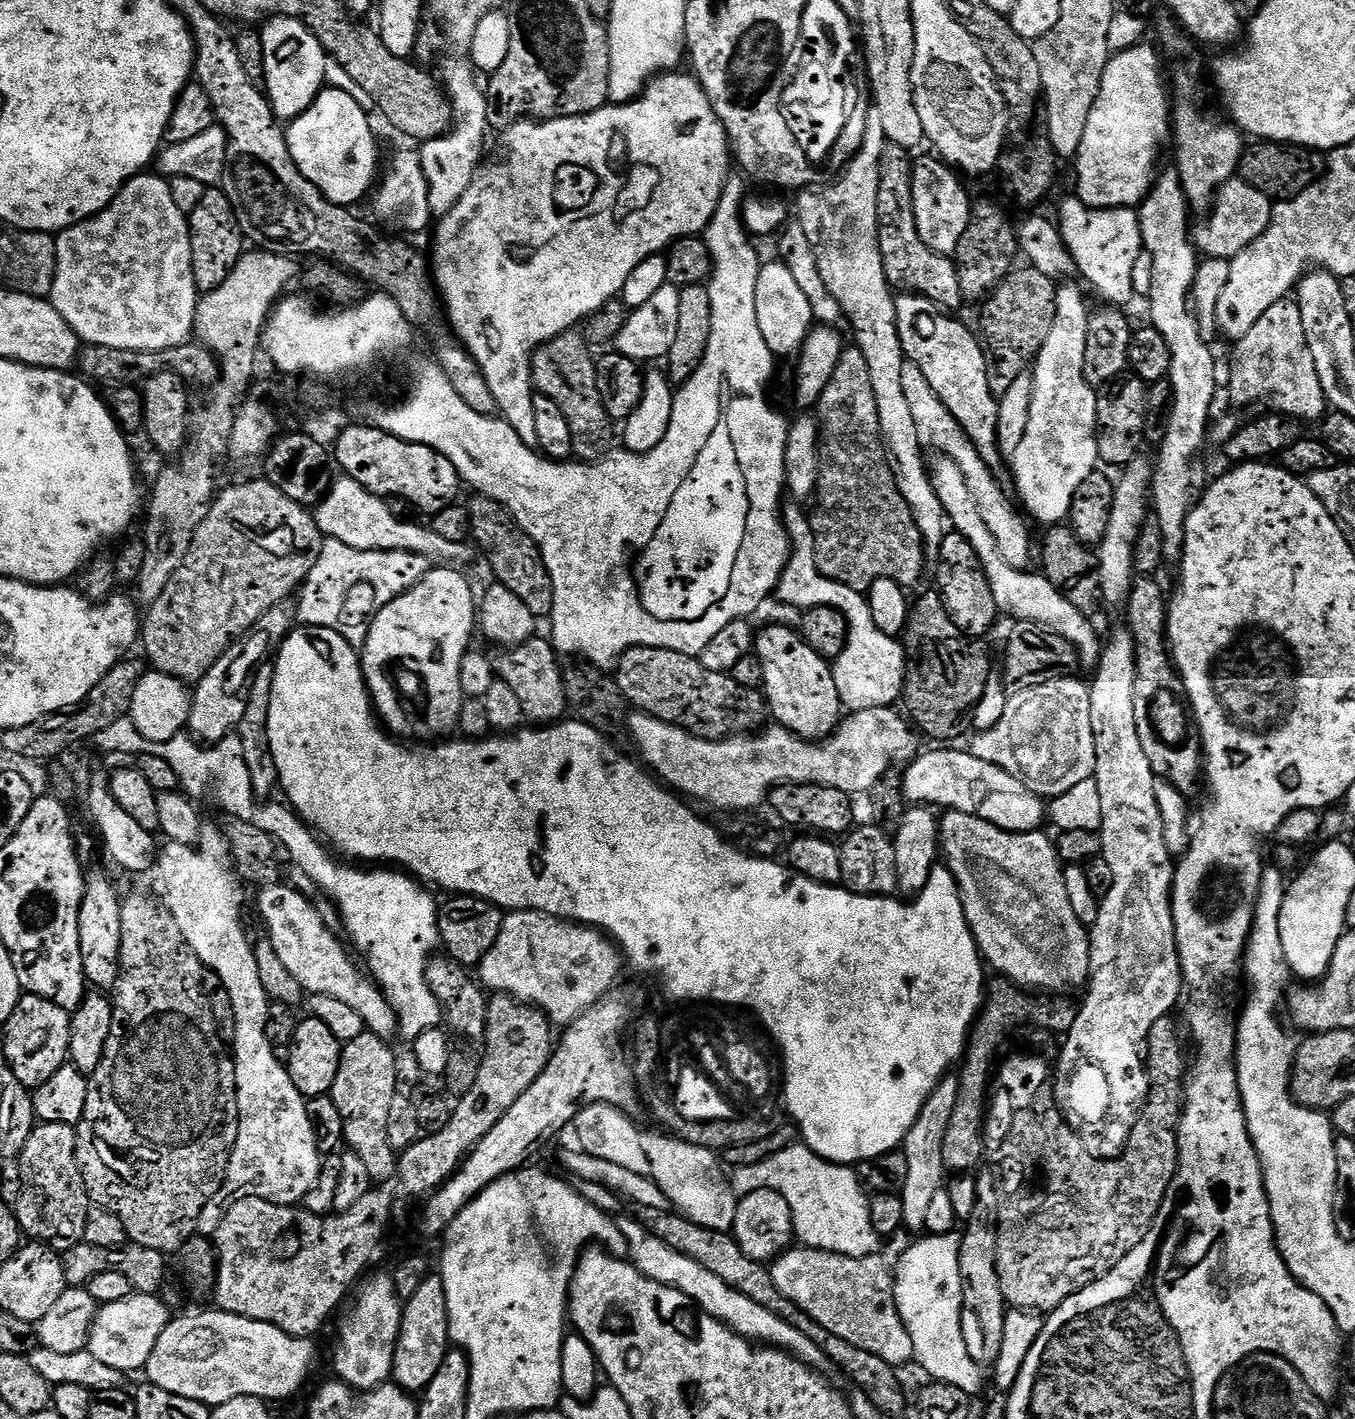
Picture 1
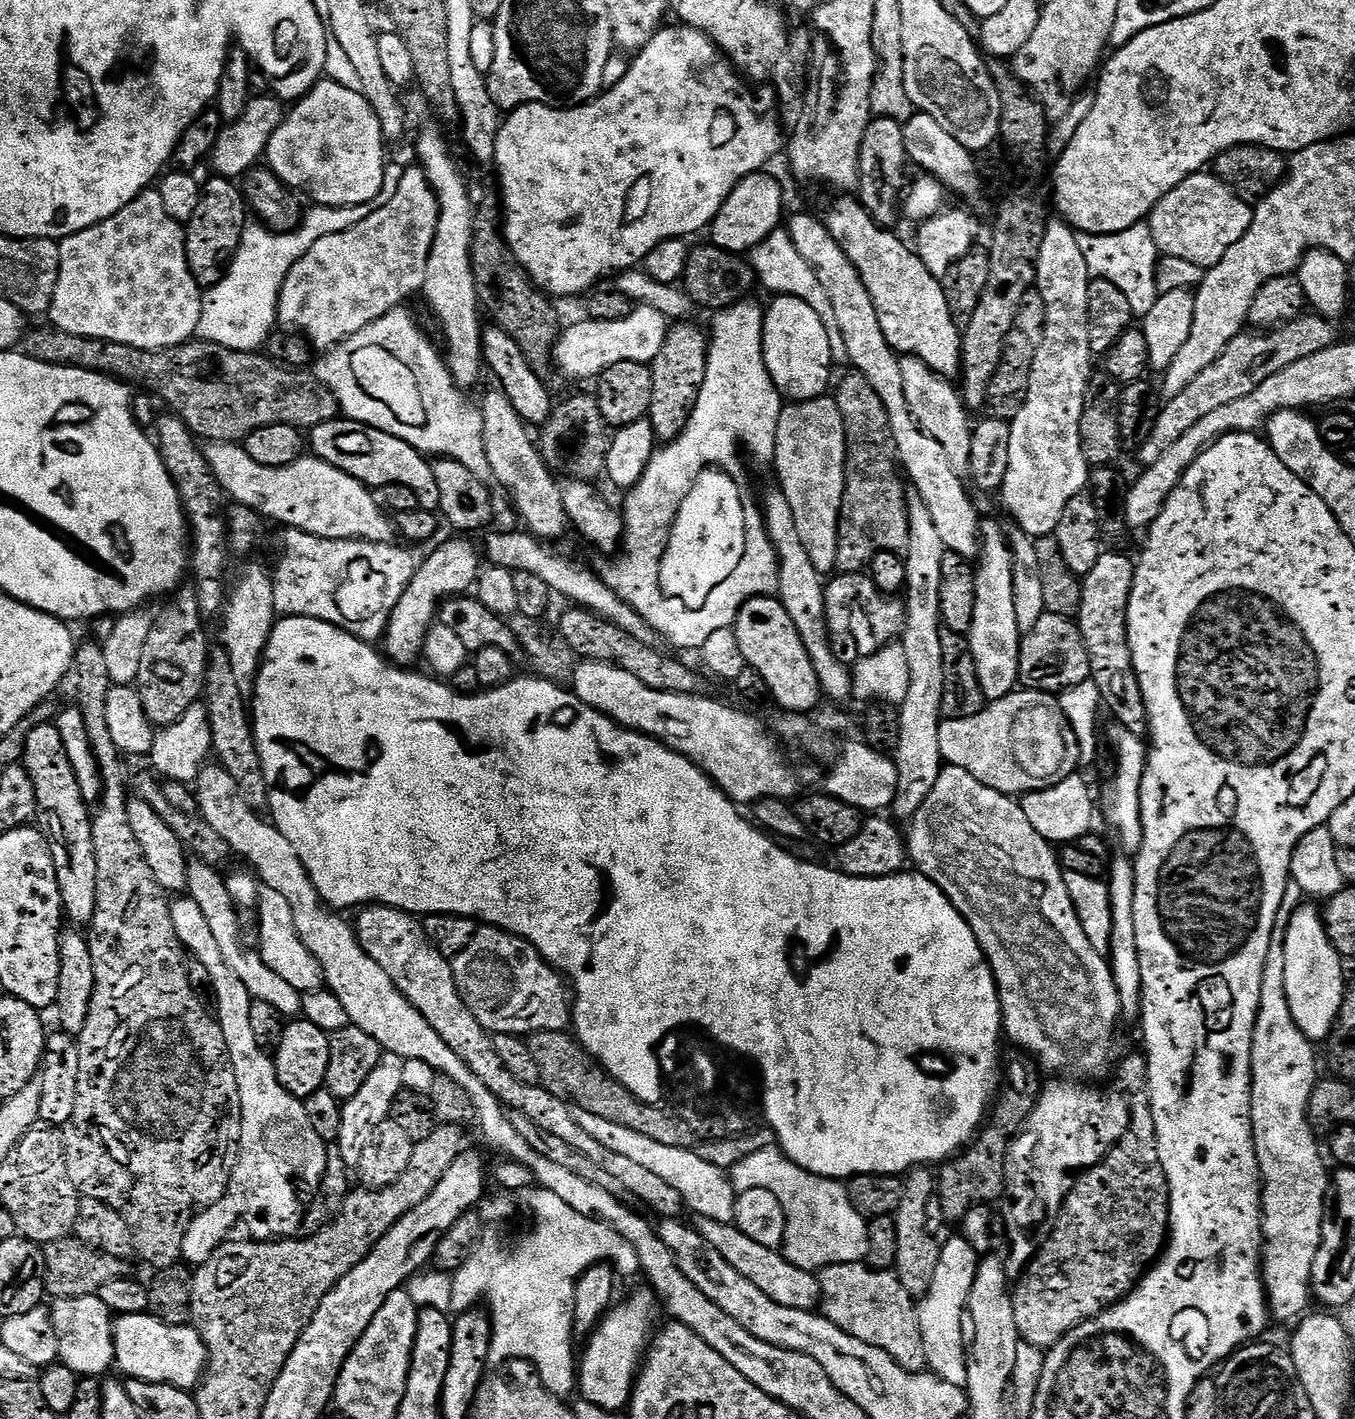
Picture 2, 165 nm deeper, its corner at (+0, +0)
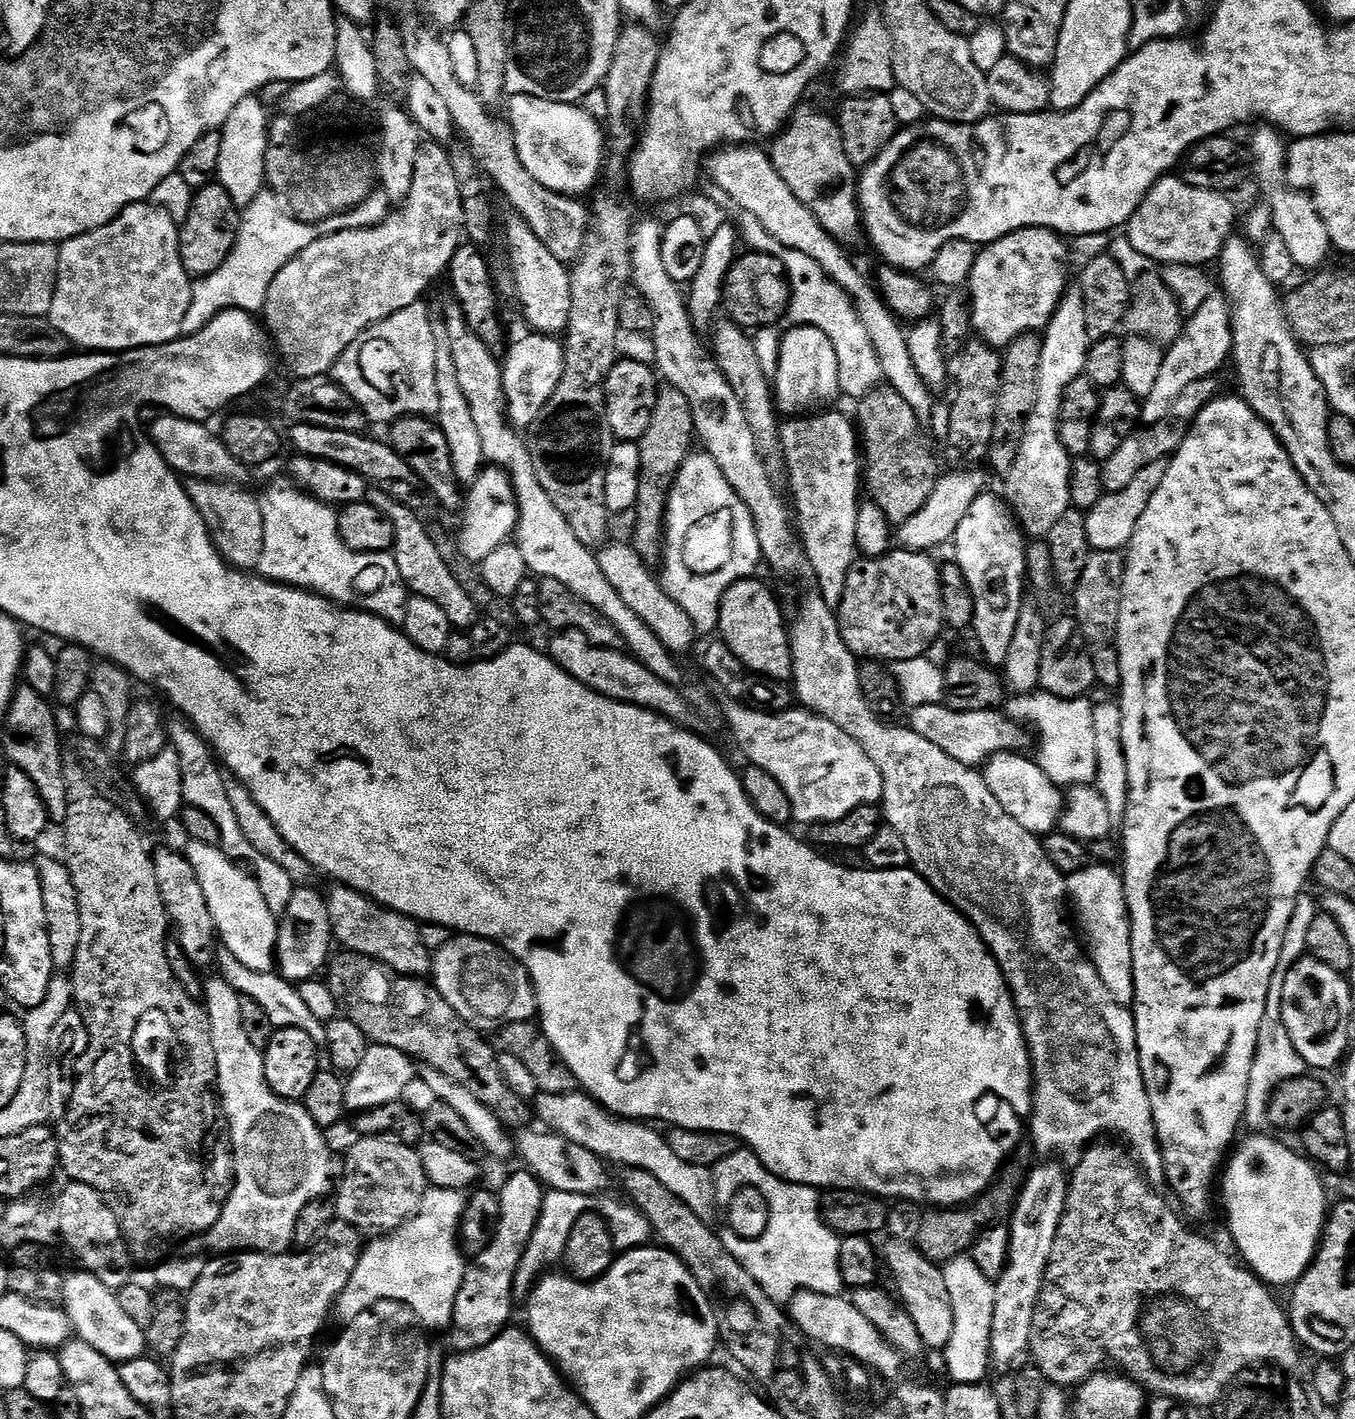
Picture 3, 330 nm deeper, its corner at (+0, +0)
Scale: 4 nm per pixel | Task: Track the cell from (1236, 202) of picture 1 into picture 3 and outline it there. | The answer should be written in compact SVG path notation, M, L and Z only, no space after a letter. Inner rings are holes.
M1176 174L1163 176L1149 190L1146 198L1126 225L1126 239L1138 254L1142 254L1150 262L1156 260L1163 266L1208 266L1208 263L1219 261L1220 251L1228 237L1233 235L1236 224L1236 208L1232 205L1233 197L1214 190L1198 190L1198 186L1190 186Z

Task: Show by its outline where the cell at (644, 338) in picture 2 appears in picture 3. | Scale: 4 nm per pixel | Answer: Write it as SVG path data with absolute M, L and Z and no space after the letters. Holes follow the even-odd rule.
M529 334L530 336L524 336L512 349L508 352L508 357L503 357L502 367L504 369L504 401L508 403L508 422L513 428L517 430L531 429L532 423L538 418L538 414L542 410L542 406L546 406L546 402L550 402L550 398L554 394L554 390L558 390L558 382L562 378L564 373L564 345L555 335L541 335L541 334Z

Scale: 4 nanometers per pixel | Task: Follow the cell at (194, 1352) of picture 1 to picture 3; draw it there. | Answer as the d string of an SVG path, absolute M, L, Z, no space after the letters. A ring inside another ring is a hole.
M83 1270L67 1273L64 1276L64 1298L62 1307L71 1320L75 1335L86 1341L94 1350L115 1362L117 1365L125 1364L127 1360L138 1360L146 1352L146 1332L138 1327L126 1315L120 1305L119 1295L108 1288L94 1274Z

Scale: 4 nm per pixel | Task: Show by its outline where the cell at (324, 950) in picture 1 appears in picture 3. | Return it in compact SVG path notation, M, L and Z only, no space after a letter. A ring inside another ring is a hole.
M191 842L187 847L188 861L194 866L194 874L198 874L198 882L202 882L202 894L206 894L206 906L210 906L223 951L234 954L234 958L238 958L242 966L250 966L250 970L273 971L277 967L276 943L280 925L270 906L266 906L255 875L231 860L221 847L206 846L202 842Z

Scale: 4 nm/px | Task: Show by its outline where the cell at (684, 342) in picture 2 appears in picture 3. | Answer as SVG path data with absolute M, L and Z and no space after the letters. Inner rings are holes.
M671 386L661 387L658 402L654 406L654 418L646 434L638 441L641 452L641 470L638 478L638 496L634 515L636 525L632 528L630 543L649 566L661 563L664 554L664 529L668 514L668 499L676 481L678 470L693 451L696 440L694 414L690 402L682 390Z

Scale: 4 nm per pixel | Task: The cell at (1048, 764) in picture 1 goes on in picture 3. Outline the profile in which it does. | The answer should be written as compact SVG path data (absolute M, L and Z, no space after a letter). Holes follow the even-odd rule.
M931 704L911 709L912 731L922 734L926 742L934 742L938 750L946 750L950 758L969 766L983 766L1000 752L1024 750L1028 736L1015 720L1011 720L1003 711L990 712L955 712L944 704Z

